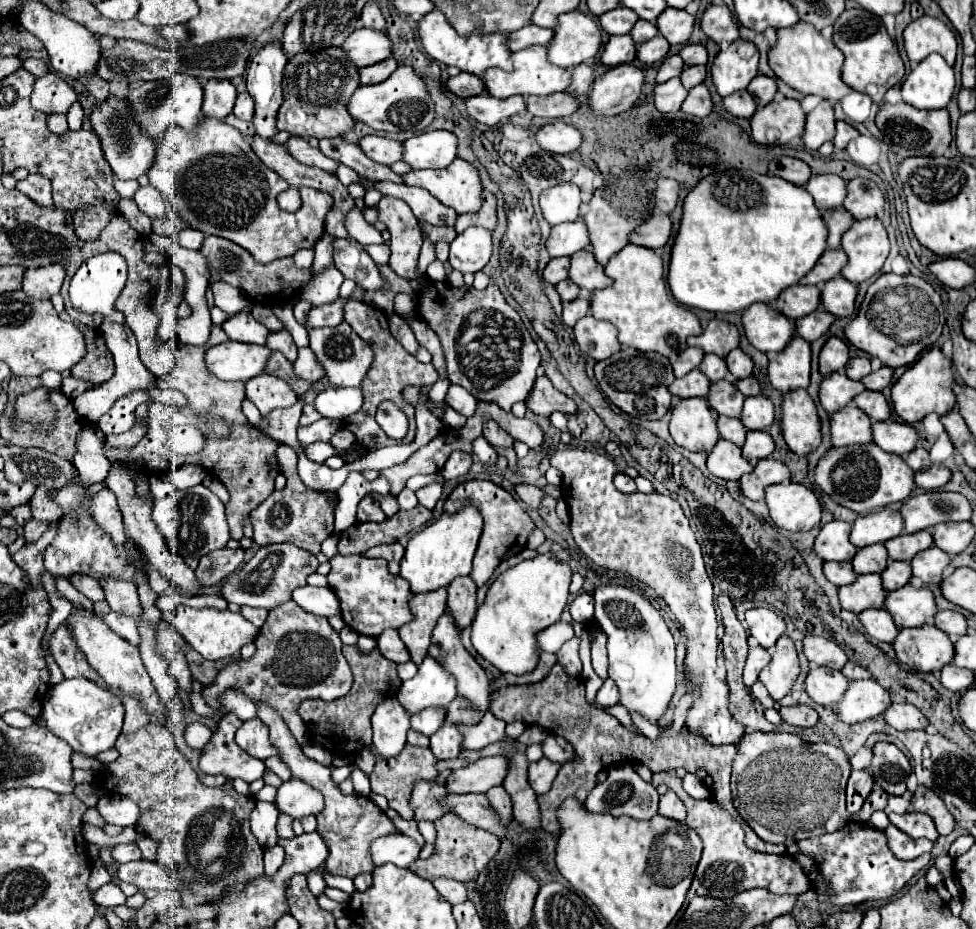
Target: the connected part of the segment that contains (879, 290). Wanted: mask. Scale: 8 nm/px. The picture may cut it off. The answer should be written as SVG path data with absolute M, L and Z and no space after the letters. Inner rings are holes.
M883 274L867 290L859 314L847 324L845 336L859 350L881 358L885 366L909 366L917 356L939 340L945 314L937 290L919 276Z

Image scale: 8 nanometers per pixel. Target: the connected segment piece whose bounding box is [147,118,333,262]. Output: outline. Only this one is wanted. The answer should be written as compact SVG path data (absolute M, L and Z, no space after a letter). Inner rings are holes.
M209 118L201 120L197 128L191 132L183 130L177 124L169 126L157 148L155 166L151 166L147 176L151 186L161 192L163 200L177 208L179 216L185 218L187 226L203 234L221 236L231 242L237 242L239 246L245 246L245 250L249 250L253 258L257 258L257 262L271 262L283 256L291 256L291 250L313 248L315 242L325 232L325 214L333 206L333 198L329 194L301 186L303 206L293 214L283 212L277 206L277 194L287 190L289 184L257 158L247 138L237 128L221 120L209 120Z

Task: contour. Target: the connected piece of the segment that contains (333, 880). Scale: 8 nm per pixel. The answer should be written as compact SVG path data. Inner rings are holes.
M319 870L319 872L321 872L321 876L323 876L323 880L327 882L327 886L333 886L333 888L341 888L341 890L345 890L347 894L353 894L353 892L355 892L353 880L349 880L349 878L343 878L343 876L331 876L331 874L323 872L323 870Z

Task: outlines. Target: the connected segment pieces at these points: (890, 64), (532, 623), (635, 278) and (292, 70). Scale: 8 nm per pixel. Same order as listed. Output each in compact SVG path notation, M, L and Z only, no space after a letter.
M851 8L841 14L835 22L835 34L833 34L835 46L845 54L845 62L841 68L841 78L857 92L869 94L875 104L883 102L883 96L889 88L901 82L905 74L903 60L897 52L895 42L889 38L885 24L875 14L863 10L863 8Z
M553 552L537 554L531 560L523 560L489 586L485 602L477 608L473 620L471 642L479 656L493 664L503 674L527 674L539 662L539 646L535 634L555 624L567 604L571 584L569 564L555 558Z
M627 244L609 260L605 274L613 278L613 284L591 294L591 314L617 326L621 346L659 352L671 358L687 348L687 336L699 336L703 332L699 318L689 308L679 304L667 290L663 256L657 250Z
M341 46L323 48L319 52L301 52L287 60L283 72L283 104L277 112L277 128L301 138L335 138L355 128L355 120L347 110L347 102L359 88L359 68L345 56Z

